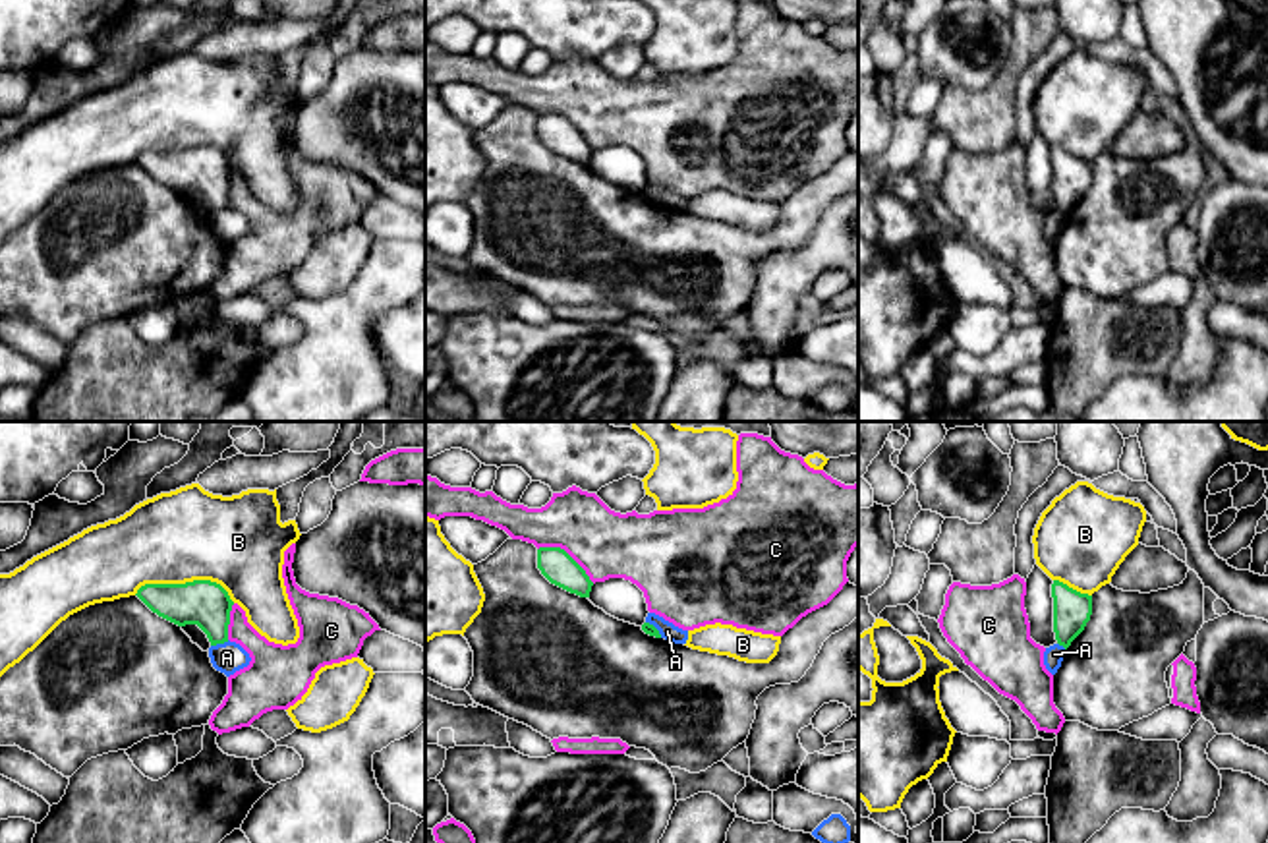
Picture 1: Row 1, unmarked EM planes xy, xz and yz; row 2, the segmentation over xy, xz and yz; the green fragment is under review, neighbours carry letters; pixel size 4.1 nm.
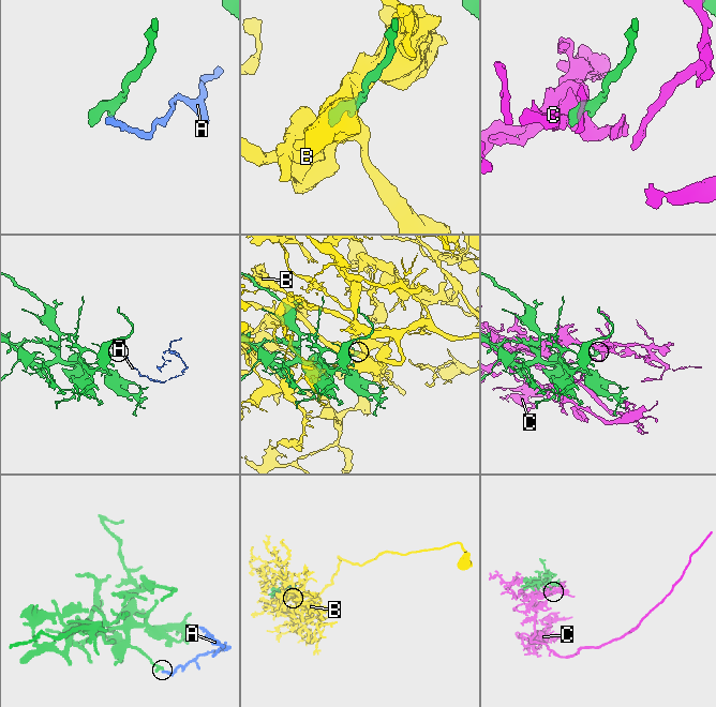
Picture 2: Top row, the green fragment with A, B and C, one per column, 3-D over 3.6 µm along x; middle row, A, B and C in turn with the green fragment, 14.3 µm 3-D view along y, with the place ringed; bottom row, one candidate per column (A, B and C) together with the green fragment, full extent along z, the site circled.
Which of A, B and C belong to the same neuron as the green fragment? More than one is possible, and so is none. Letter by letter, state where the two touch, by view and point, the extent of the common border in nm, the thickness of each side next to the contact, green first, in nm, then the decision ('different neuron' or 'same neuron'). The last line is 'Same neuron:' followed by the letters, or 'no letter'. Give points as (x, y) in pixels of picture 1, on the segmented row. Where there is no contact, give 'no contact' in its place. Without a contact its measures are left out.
A: meets green in xy at (219, 642); contact 80 nm long; 190 nm thick on the green side, 130 nm on the other; different neuron
B: meets green in xy at (186, 582); contact 420 nm long; 190 nm thick on the green side, 380 nm on the other; different neuron
C: meets green in xz at (567, 553); contact 280 nm long; 140 nm thick on the green side, 280 nm on the other; different neuron
Same neuron: no letter

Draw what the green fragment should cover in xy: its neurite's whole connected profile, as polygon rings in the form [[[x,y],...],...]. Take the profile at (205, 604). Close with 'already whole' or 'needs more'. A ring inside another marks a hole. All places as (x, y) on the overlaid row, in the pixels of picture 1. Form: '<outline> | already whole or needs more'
[[[211,580],[186,584],[145,584],[135,594],[153,613],[178,625],[197,625],[211,646],[228,642],[230,611],[228,592]]] | already whole

